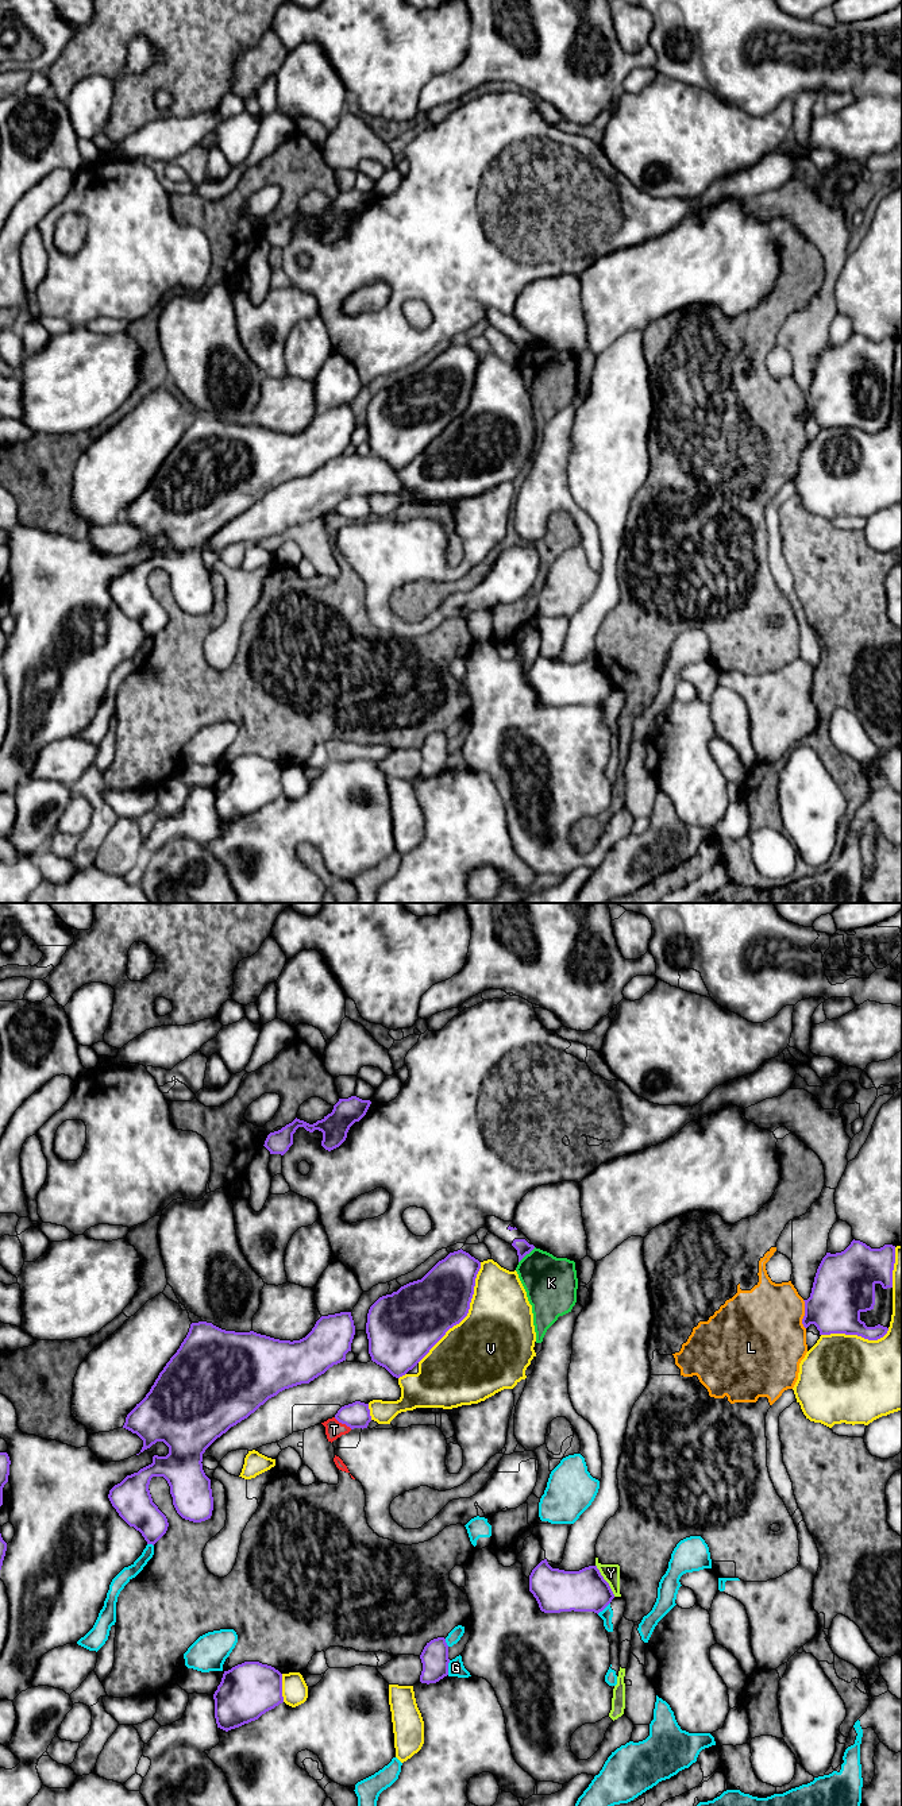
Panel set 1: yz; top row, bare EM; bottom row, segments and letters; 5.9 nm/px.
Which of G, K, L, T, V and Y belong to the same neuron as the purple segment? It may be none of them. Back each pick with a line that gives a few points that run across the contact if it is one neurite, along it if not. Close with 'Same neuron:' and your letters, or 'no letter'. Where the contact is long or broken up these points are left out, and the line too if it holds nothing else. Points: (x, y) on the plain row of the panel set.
Same neuron: no letter

